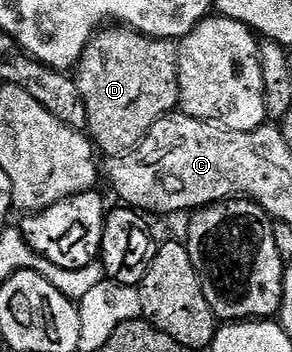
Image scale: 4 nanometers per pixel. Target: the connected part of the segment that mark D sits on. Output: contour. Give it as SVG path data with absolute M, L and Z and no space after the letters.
M123 25L105 26L92 36L74 68L74 78L82 101L86 101L87 134L101 152L105 151L105 156L134 150L156 122L177 110L177 50L171 39L152 39Z

